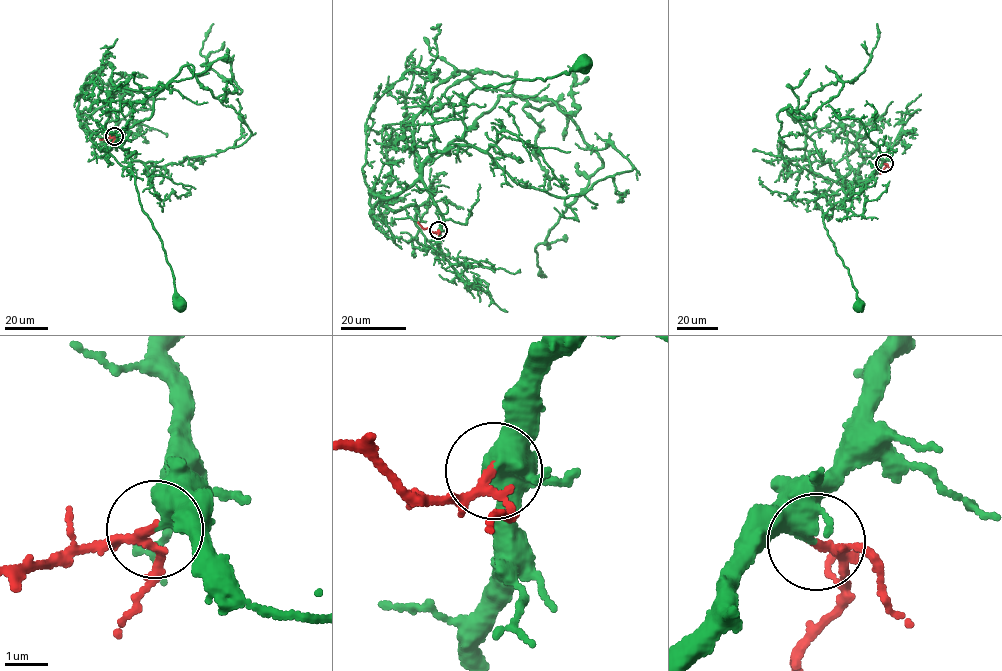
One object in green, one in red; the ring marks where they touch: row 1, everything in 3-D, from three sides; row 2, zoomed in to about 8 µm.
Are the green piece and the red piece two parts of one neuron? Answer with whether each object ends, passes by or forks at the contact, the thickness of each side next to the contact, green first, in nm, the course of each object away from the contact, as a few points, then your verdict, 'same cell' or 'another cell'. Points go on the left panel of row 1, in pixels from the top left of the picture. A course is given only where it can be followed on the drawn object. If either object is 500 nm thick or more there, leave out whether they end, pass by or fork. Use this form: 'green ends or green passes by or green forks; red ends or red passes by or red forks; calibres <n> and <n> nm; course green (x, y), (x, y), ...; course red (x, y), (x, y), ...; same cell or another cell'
green passes by; red forks; calibres 320 and 140 nm; course green (114, 137), (111, 144), (105, 141), (132, 160), (143, 211), (161, 242), (175, 305), (181, 305); course red (114, 137), (100, 139); same cell

